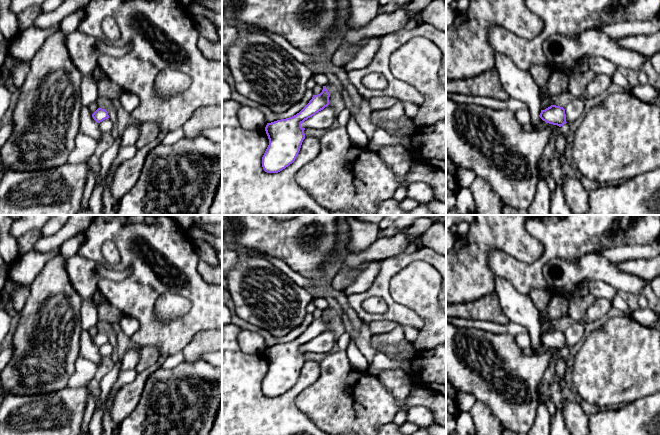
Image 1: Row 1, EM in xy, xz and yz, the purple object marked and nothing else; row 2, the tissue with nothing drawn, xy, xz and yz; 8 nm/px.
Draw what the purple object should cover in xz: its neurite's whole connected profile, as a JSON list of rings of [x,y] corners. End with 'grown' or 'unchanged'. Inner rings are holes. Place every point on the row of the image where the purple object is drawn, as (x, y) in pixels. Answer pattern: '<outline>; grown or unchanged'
[[[323,86],[320,94],[313,95],[309,103],[296,115],[267,123],[265,127],[269,145],[262,157],[262,167],[267,173],[278,173],[292,164],[305,139],[301,124],[329,105],[330,94]]]; unchanged

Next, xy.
[[[98,108],[93,114],[92,114],[93,119],[97,122],[100,123],[105,119],[109,118],[108,112],[105,109]]]; unchanged

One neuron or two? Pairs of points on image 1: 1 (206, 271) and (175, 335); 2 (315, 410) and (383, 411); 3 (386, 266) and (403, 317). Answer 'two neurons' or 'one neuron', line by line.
1: two neurons
2: one neuron
3: one neuron

